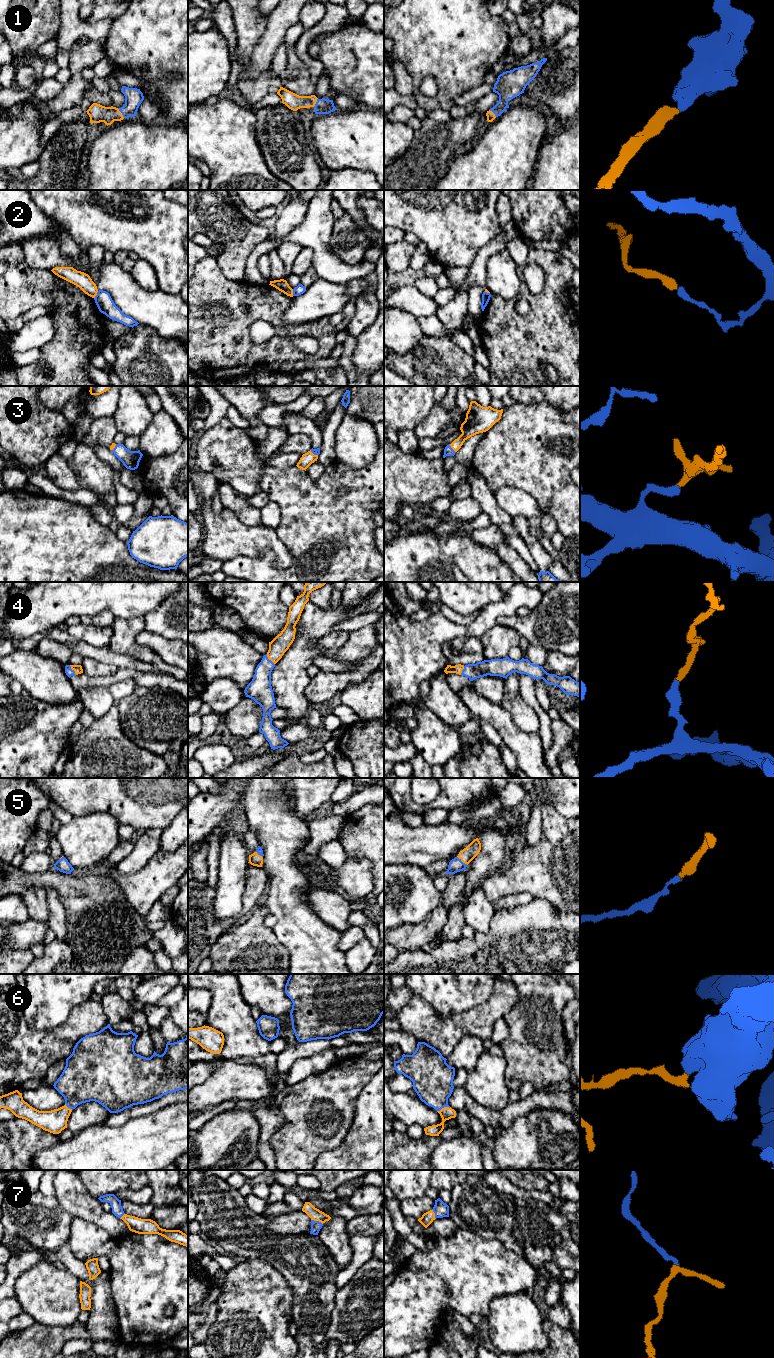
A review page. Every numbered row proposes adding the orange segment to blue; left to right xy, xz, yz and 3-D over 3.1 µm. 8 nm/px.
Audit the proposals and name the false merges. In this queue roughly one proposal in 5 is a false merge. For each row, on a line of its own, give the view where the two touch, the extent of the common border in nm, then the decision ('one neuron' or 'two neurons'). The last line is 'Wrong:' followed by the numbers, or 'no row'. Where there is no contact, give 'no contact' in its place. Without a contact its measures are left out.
1: xy | 100 nm | one neuron
2: xy | 70 nm | two neurons
3: yz | 90 nm | one neuron
4: xz | 110 nm | one neuron
5: yz | 110 nm | one neuron
6: yz | 120 nm | one neuron
7: xz | 100 nm | one neuron
Wrong: 2

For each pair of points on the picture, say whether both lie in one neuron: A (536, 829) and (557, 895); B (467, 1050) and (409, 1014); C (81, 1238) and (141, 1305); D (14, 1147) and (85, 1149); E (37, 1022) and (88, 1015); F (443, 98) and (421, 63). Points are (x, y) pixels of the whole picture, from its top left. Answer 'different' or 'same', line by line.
A: different
B: different
C: same
D: different
E: different
F: same

